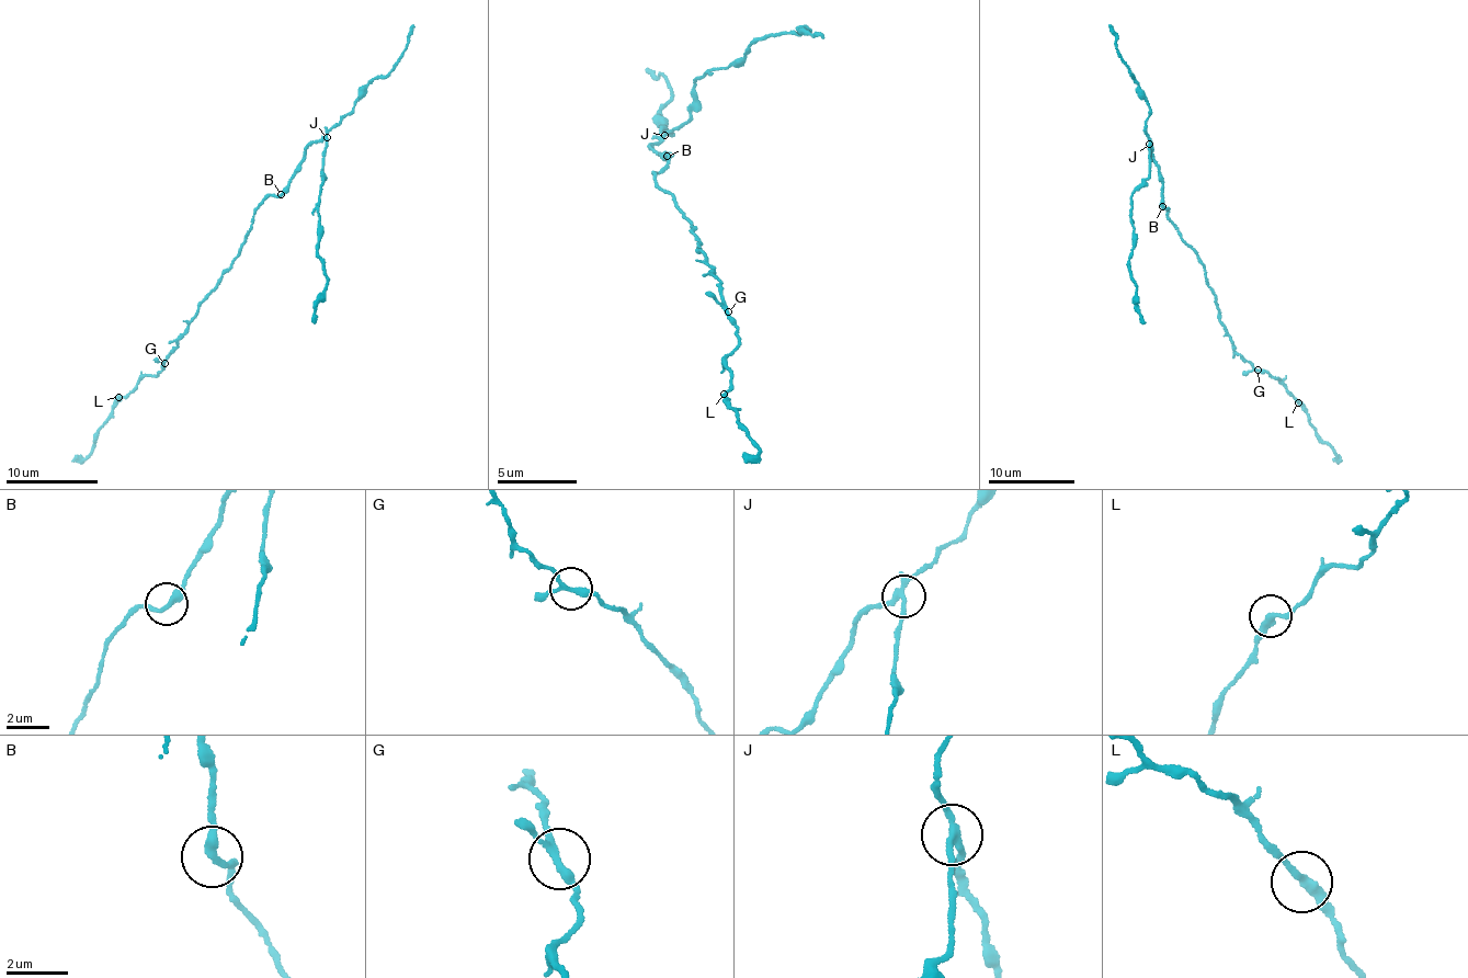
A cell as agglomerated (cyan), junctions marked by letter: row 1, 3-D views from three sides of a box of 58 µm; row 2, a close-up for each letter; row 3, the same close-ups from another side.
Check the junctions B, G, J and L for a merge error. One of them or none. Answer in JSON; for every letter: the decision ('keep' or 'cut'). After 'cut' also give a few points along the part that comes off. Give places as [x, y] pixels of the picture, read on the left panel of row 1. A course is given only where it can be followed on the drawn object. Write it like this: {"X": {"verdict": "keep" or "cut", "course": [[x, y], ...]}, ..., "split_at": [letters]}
{"B": {"verdict": "keep"}, "G": {"verdict": "keep"}, "J": {"verdict": "cut", "course": [[327, 137], [317, 251], [326, 284], [325, 296], [315, 303], [314, 323]]}, "L": {"verdict": "keep"}, "split_at": ["J"]}

